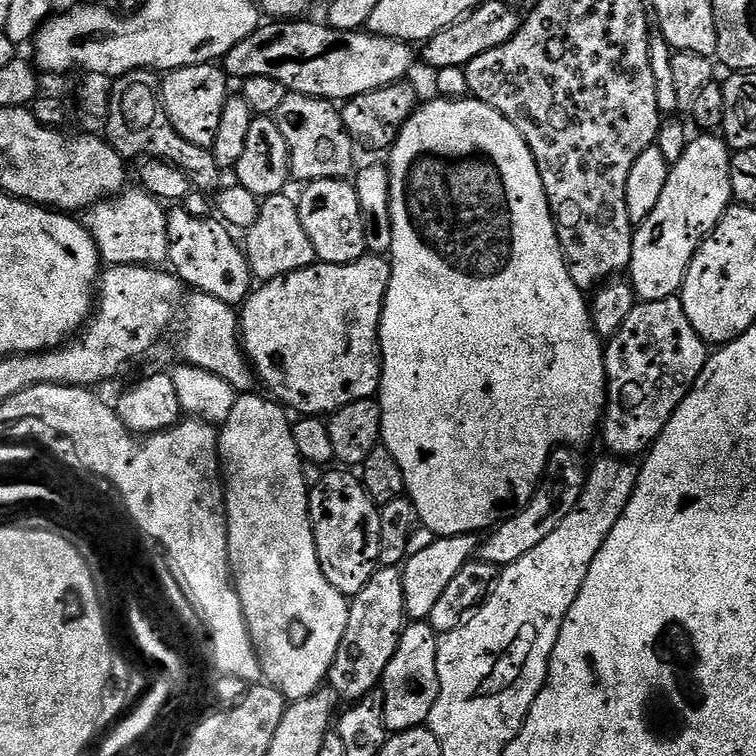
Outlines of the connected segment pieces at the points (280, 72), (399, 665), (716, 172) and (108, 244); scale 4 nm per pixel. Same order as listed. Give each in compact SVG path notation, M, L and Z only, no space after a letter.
M297 18L283 22L264 22L250 38L246 38L225 54L222 67L225 76L233 81L243 82L250 78L274 78L282 82L289 92L303 96L313 96L319 100L347 102L370 90L389 88L392 84L401 83L412 68L418 56L412 53L413 45L407 40L395 40L385 36L374 36L367 30L339 32L328 27L327 23L315 24L309 18Z
M412 622L400 635L398 650L390 658L382 681L384 693L384 717L389 733L405 732L427 725L430 710L440 693L438 682L438 633L427 622Z
M719 135L697 137L689 139L682 158L671 165L662 198L658 198L658 206L654 206L650 218L632 233L630 283L641 301L665 300L679 293L700 243L715 230L716 223L733 203L733 153Z
M143 187L131 188L87 209L82 216L84 228L94 238L105 265L163 265L168 258L168 212L165 205Z

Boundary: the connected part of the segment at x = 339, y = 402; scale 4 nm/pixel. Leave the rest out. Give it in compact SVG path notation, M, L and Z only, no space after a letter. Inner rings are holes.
M365 254L360 260L349 264L317 262L308 268L286 274L282 278L274 278L261 283L242 305L242 311L239 313L240 338L244 346L244 354L248 357L249 364L255 369L259 383L268 387L267 395L283 405L285 409L291 410L293 413L296 411L296 414L300 416L319 416L321 418L327 418L332 413L342 410L342 406L350 406L350 402L373 399L380 390L380 315L384 309L384 299L388 293L391 277L392 266L385 257Z

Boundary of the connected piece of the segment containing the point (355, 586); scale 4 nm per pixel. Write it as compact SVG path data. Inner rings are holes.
M351 471L328 472L311 489L308 498L308 517L312 523L312 533L314 534L314 546L318 554L318 562L322 566L322 574L343 596L353 597L370 582L370 578L375 574L380 563L378 558L378 538L380 537L380 508L366 494L361 477L351 476Z

